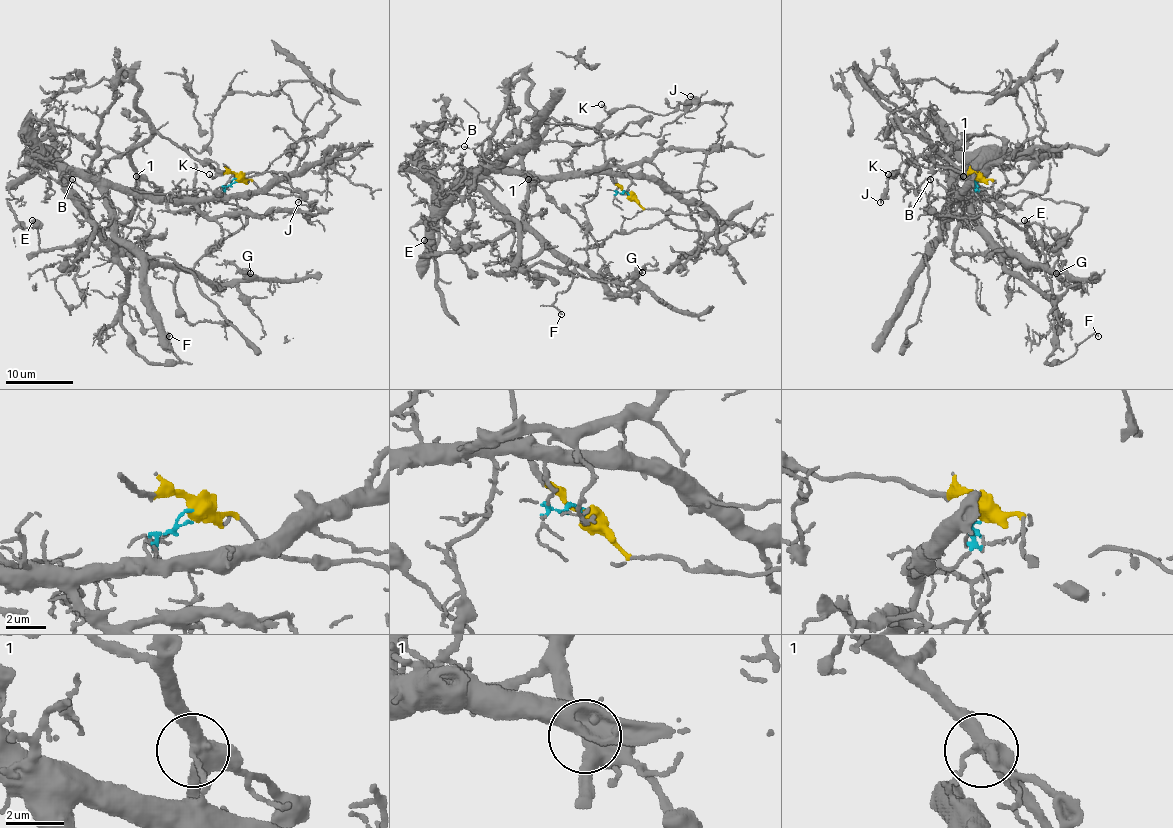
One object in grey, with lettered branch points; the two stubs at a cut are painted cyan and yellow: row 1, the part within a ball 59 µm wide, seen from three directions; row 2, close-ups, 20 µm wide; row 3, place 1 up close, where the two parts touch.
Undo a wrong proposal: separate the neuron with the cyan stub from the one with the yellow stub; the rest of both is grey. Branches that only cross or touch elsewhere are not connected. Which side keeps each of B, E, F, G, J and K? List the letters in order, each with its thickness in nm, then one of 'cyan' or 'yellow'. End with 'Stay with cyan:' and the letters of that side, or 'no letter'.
B: 140 nm thick; cyan
E: 550 nm thick; yellow
F: 120 nm thick; cyan
G: 160 nm thick; cyan
J: 170 nm thick; yellow
K: 150 nm thick; yellow
Stay with cyan: B, F, G

